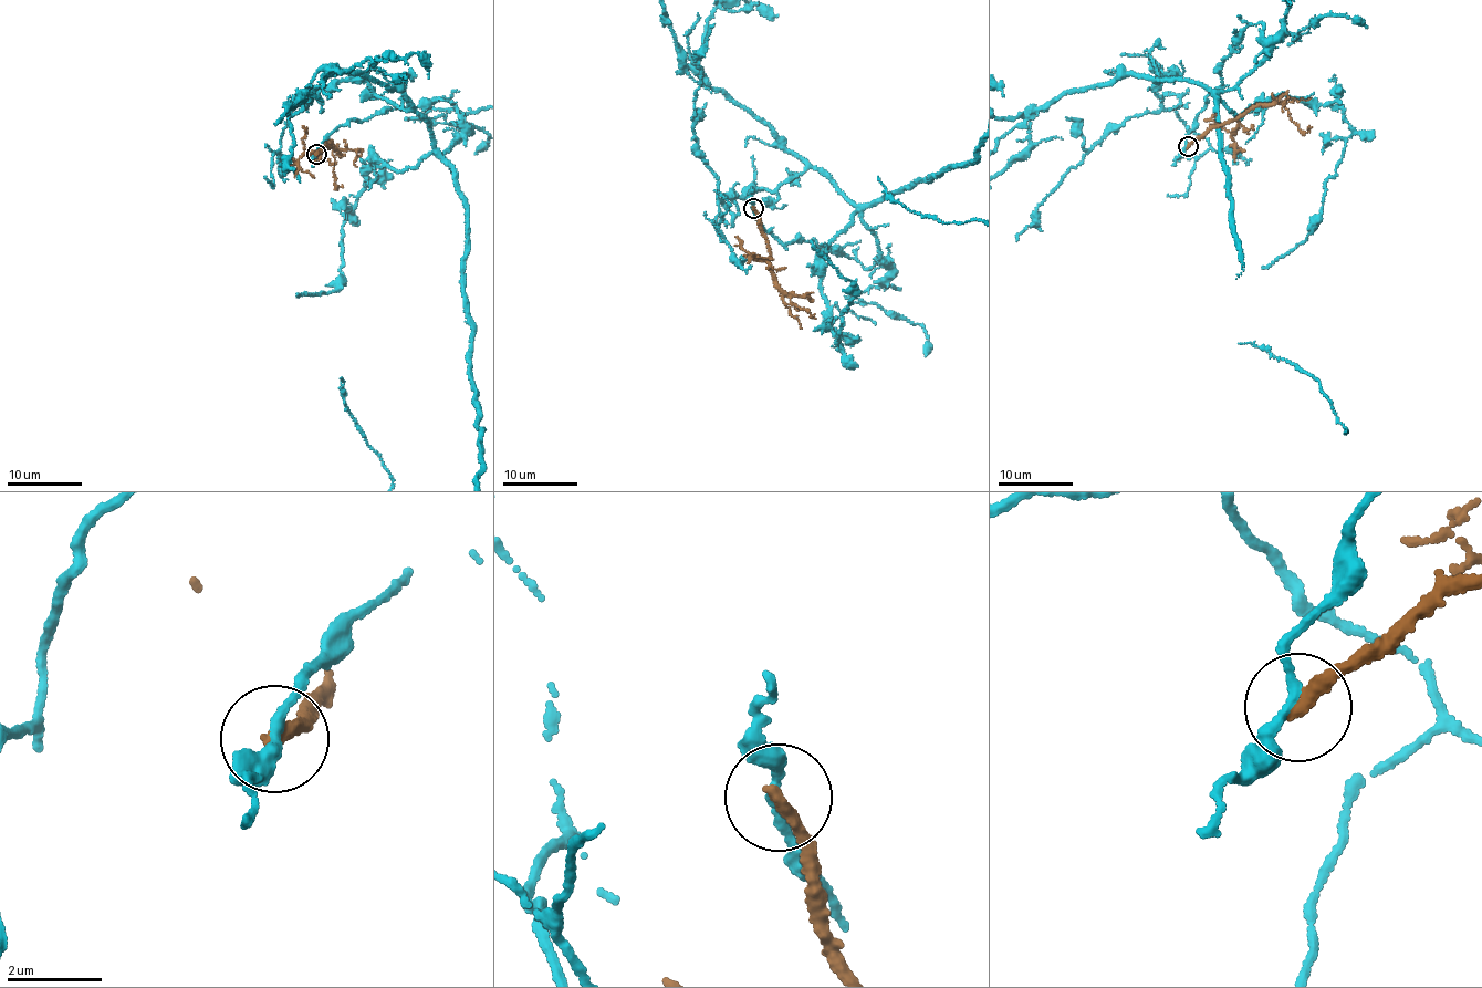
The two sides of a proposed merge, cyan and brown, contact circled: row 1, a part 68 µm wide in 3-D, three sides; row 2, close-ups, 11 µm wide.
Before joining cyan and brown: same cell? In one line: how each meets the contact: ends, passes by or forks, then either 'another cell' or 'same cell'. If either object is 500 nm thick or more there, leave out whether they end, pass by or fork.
cyan passes by; brown ends; another cell

